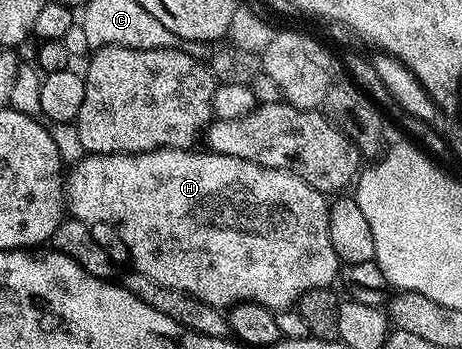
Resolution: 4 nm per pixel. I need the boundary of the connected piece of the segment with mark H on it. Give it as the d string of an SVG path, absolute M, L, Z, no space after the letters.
M159 148L156 152L143 152L137 156L92 156L87 154L77 167L69 174L69 183L65 188L65 200L74 219L85 220L92 226L108 224L119 235L121 243L131 255L134 271L145 274L161 286L181 290L209 306L226 310L242 300L257 302L272 310L287 310L292 307L306 291L314 288L331 288L341 272L341 262L333 250L329 234L329 200L322 192L309 186L304 180L298 180L292 172L282 172L276 168L263 168L253 162L245 162L232 156L218 156L217 153L185 148Z

